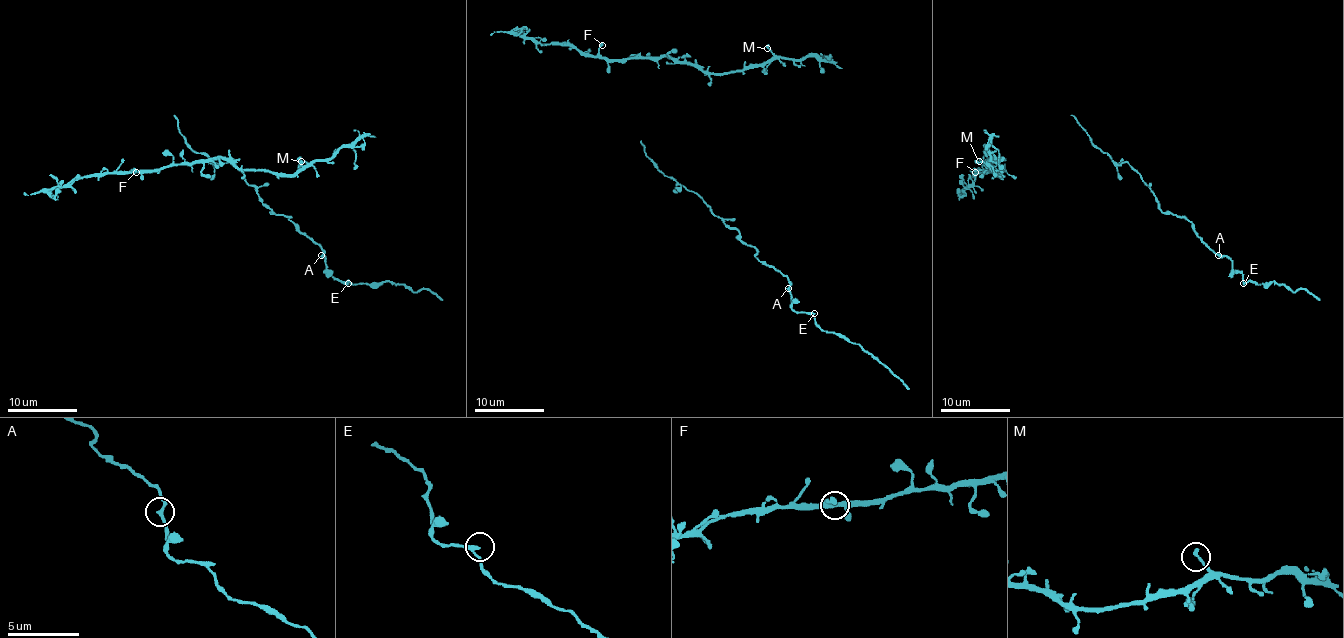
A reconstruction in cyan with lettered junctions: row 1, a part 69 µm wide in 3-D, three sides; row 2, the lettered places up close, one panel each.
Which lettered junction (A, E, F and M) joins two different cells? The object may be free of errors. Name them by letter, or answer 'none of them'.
none of them

